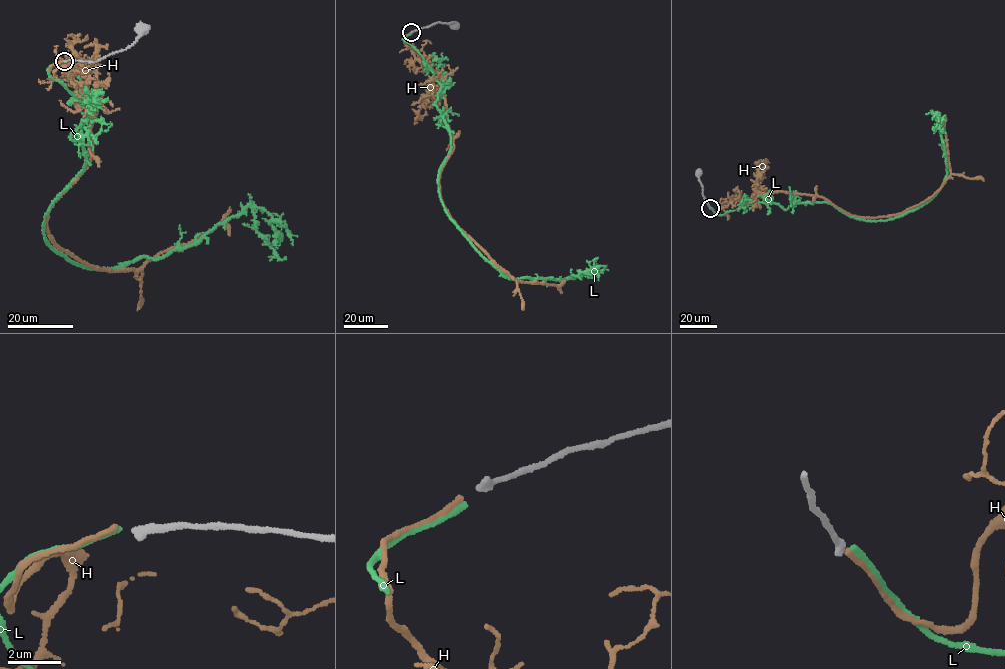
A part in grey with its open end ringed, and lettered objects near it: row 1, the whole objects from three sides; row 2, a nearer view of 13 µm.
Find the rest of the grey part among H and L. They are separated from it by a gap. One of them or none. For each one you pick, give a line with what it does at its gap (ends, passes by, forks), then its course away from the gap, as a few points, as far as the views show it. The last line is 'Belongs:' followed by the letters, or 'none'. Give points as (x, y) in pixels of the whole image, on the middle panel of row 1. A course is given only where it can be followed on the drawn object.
Belongs: none

